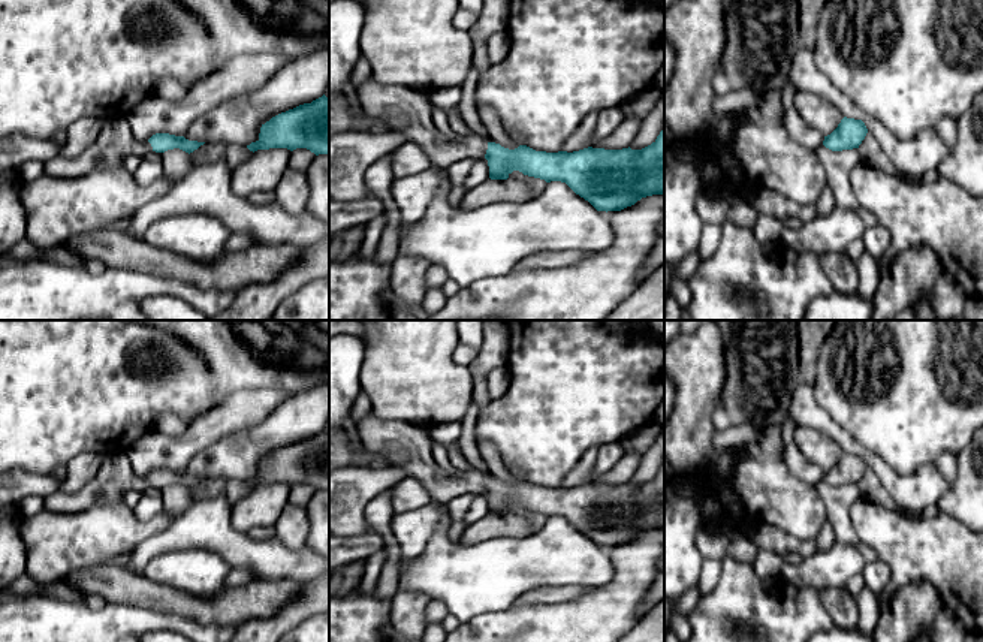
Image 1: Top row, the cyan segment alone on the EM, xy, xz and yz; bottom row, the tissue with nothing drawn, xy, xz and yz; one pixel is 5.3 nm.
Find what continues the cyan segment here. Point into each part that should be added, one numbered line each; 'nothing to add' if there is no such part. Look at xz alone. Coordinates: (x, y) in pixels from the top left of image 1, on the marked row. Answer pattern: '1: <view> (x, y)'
1: xz (398, 109)

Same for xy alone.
1: xy (115, 141)

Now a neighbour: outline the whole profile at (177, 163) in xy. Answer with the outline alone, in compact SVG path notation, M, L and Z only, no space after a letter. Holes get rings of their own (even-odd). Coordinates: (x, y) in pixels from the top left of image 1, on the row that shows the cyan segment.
M180 150L160 153L162 171L172 178L172 184L183 181L193 169L190 154Z

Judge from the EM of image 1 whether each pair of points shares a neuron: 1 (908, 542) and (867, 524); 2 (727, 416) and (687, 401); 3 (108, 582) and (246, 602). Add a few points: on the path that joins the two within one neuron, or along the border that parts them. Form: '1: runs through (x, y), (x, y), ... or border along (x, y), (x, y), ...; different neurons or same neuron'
1: runs through (898, 542), (877, 527); same neuron
2: border along (726, 377), (723, 394), (712, 412), (714, 430); different neurons
3: runs through (142, 591), (190, 606), (211, 606); same neuron

